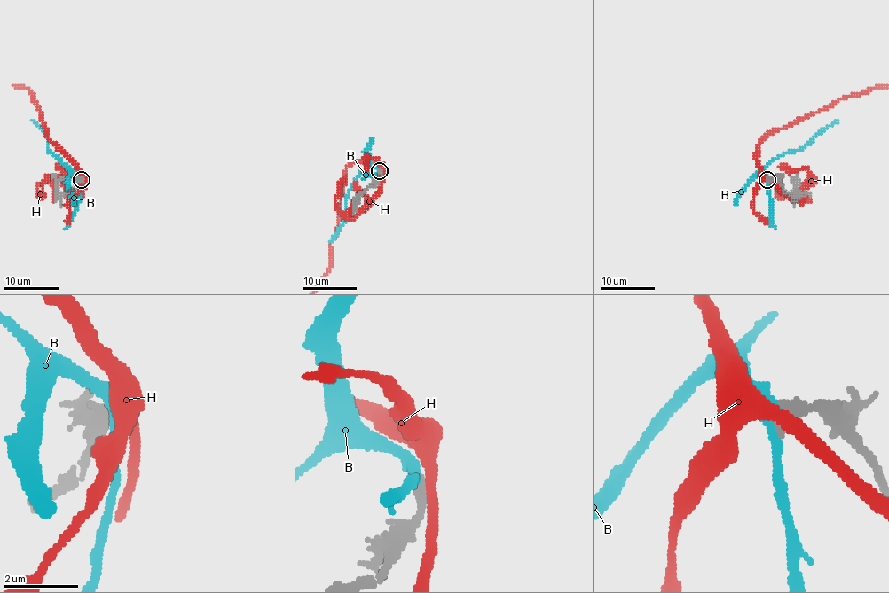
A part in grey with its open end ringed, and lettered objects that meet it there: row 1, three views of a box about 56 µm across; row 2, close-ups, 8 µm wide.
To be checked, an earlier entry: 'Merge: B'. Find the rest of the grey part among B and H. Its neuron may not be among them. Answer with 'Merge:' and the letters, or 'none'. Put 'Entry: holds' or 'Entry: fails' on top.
Entry: holds
Merge: B

